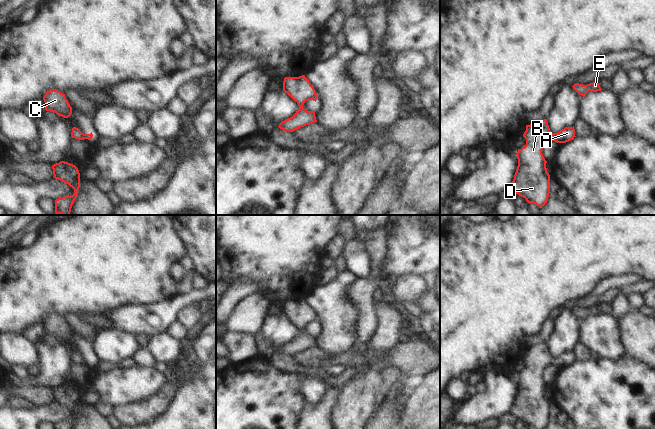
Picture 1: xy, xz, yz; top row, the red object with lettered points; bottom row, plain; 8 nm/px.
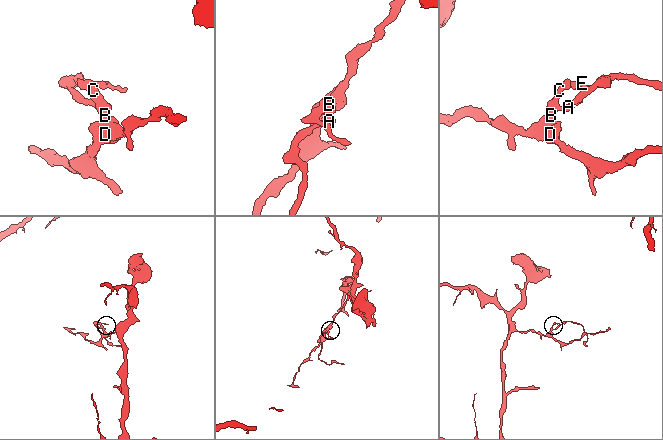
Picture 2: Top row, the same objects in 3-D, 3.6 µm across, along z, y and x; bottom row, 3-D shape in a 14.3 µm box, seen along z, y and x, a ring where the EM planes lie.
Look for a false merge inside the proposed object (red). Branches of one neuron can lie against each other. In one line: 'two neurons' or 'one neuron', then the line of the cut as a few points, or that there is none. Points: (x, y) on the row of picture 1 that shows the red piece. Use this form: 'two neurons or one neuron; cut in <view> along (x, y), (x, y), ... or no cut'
one neuron; no cut

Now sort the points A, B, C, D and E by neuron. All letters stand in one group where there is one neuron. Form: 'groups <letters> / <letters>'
groups A B C D E

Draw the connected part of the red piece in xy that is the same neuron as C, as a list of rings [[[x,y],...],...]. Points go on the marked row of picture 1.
[[[50,90],[46,92],[43,97],[45,102],[45,110],[54,112],[59,116],[68,118],[72,114],[72,107],[70,106],[65,94],[58,90]]]

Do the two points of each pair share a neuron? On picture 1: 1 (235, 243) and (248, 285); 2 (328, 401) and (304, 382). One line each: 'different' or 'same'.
1: different
2: different

